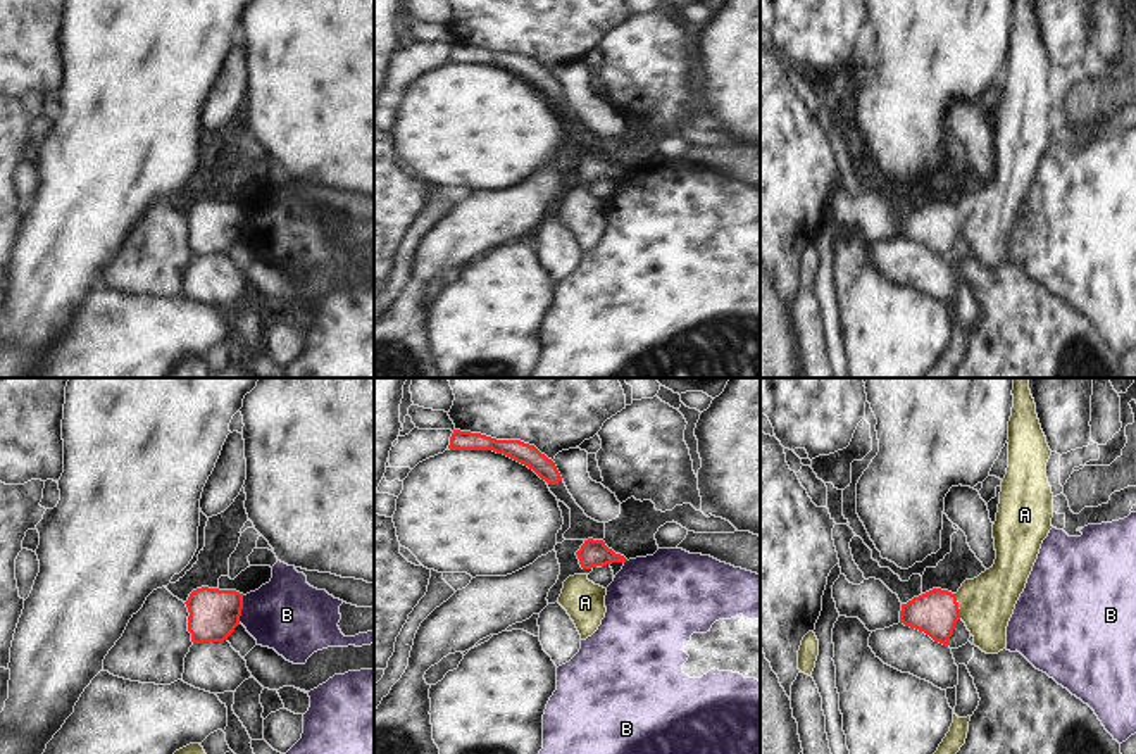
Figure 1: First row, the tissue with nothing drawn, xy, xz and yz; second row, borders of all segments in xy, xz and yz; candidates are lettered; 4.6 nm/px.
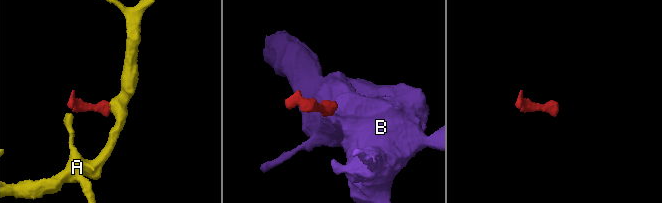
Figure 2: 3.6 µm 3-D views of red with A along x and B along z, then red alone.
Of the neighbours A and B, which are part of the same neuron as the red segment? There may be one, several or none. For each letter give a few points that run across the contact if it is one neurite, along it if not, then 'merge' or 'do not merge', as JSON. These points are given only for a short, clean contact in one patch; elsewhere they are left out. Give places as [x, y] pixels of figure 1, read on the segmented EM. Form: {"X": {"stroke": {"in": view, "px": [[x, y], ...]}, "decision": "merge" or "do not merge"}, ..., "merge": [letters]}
{"A": {"stroke": {"in": "yz", "px": [[935, 613], [957, 606], [986, 603]]}, "decision": "merge"}, "B": {"stroke": {"in": "xy", "px": [[243, 596], [238, 622]]}, "decision": "do not merge"}, "merge": ["A"]}

